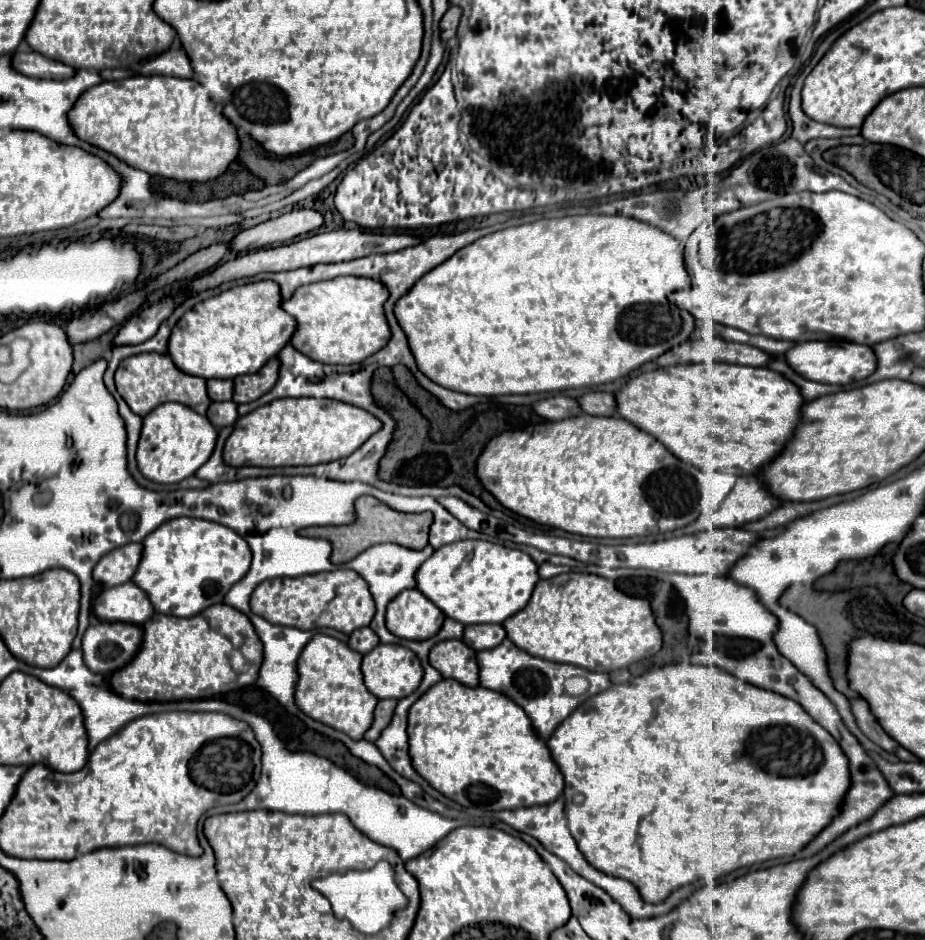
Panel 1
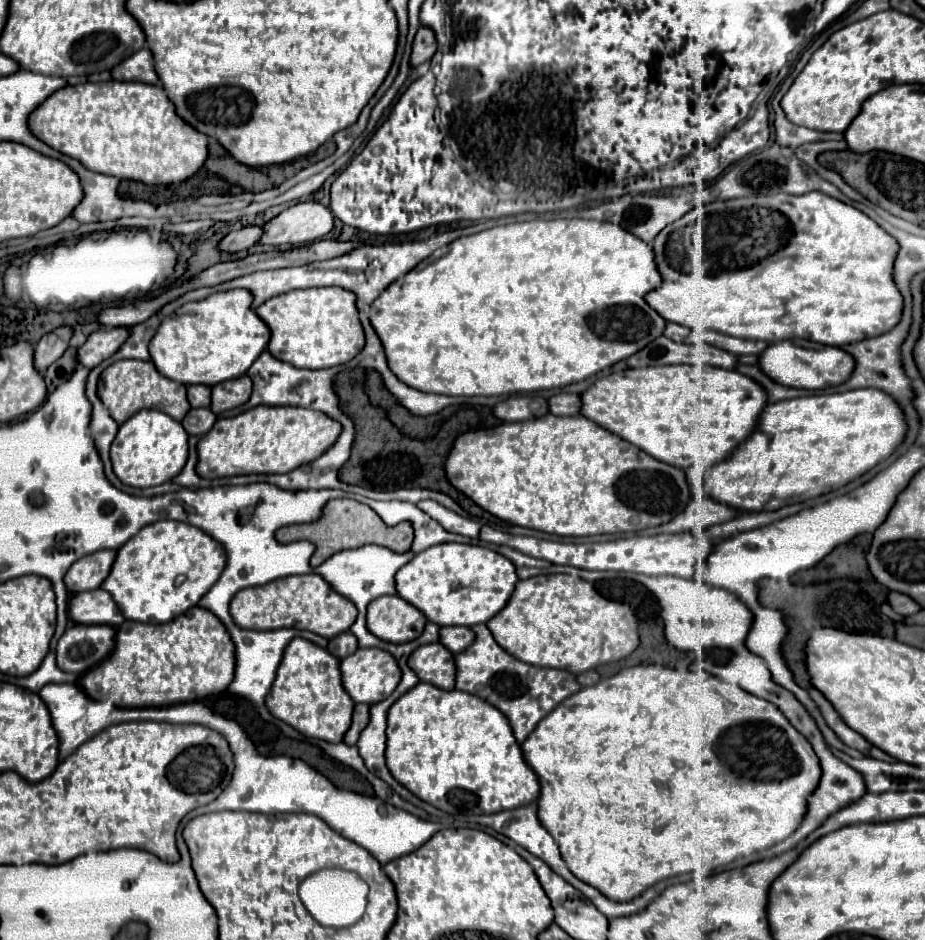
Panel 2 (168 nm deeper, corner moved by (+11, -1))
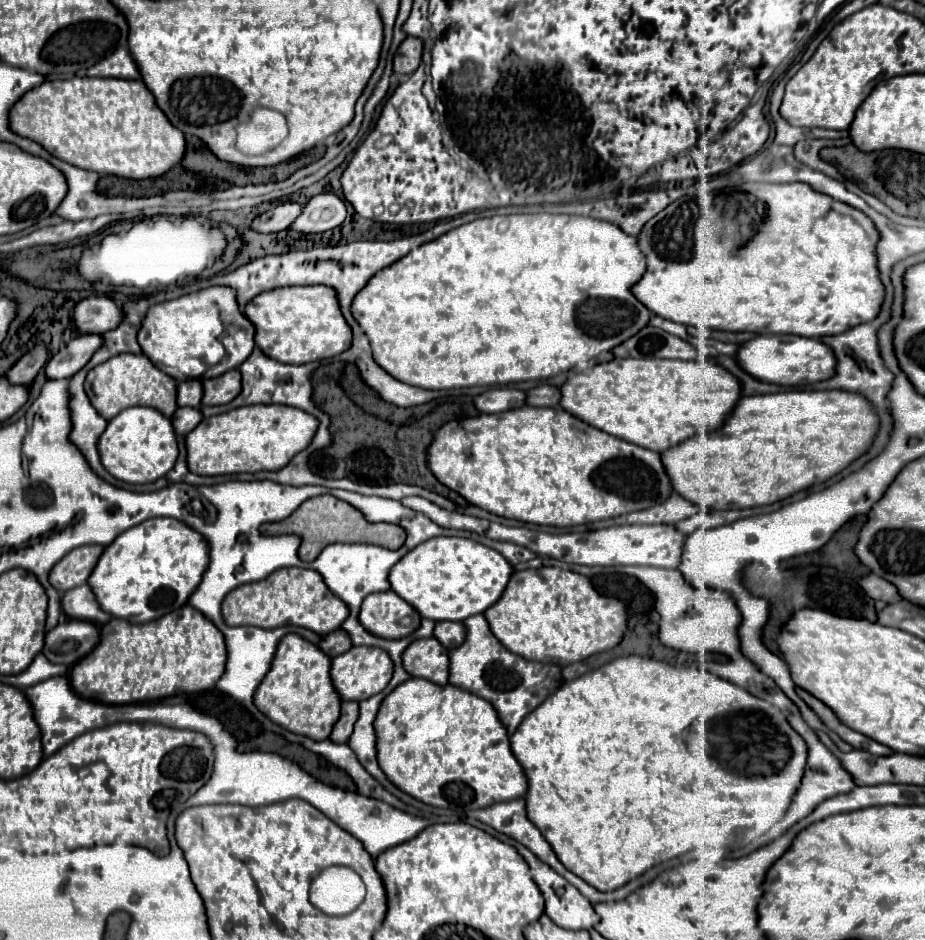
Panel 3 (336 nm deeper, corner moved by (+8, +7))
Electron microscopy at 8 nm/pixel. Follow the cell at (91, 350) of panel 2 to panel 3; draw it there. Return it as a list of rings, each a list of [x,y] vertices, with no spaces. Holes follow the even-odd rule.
[[[88,334],[88,336],[78,336],[68,342],[64,350],[60,350],[56,356],[52,356],[44,368],[48,380],[62,380],[74,376],[90,358],[92,354],[100,348],[102,336]]]

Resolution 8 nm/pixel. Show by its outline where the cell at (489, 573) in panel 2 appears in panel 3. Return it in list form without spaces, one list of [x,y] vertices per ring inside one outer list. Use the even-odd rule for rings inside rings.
[[[432,538],[410,550],[388,574],[390,588],[402,596],[422,618],[440,622],[462,622],[468,616],[482,614],[504,592],[512,566],[496,550],[470,538]]]

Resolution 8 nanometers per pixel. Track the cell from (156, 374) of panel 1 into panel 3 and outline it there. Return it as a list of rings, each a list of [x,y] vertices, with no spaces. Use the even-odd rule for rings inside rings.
[[[118,354],[112,360],[106,360],[104,364],[92,368],[86,376],[84,390],[96,408],[106,420],[116,416],[118,412],[132,408],[132,406],[148,406],[164,414],[166,418],[172,418],[176,412],[176,380],[154,368],[154,364],[144,354]]]

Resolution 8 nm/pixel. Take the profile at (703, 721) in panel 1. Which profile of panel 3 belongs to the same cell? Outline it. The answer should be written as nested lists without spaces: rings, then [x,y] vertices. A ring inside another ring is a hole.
[[[640,656],[616,658],[614,662],[610,662],[610,664],[602,666],[602,668],[598,668],[598,670],[586,672],[584,676],[580,676],[580,678],[576,678],[576,680],[564,682],[552,696],[548,696],[548,700],[544,700],[544,704],[540,704],[540,708],[532,710],[532,712],[520,722],[520,728],[510,736],[510,748],[512,748],[512,754],[516,756],[516,760],[520,762],[522,770],[524,770],[524,774],[526,774],[526,778],[528,778],[528,792],[526,792],[526,816],[528,816],[528,820],[542,832],[542,836],[546,838],[546,842],[552,846],[552,850],[556,852],[556,856],[560,858],[560,862],[562,862],[570,872],[574,872],[574,874],[580,876],[584,882],[588,882],[590,886],[594,886],[596,890],[602,890],[602,892],[616,890],[616,888],[624,886],[626,882],[630,882],[632,878],[636,878],[636,876],[640,876],[642,872],[646,872],[648,868],[652,868],[652,866],[656,866],[656,864],[660,864],[660,862],[666,862],[666,860],[670,860],[670,858],[676,858],[676,856],[680,856],[680,854],[684,854],[684,852],[690,852],[690,850],[698,848],[702,840],[706,840],[708,836],[712,836],[712,834],[718,832],[720,824],[728,824],[728,828],[730,828],[730,840],[728,840],[728,842],[730,842],[732,846],[744,846],[744,844],[752,842],[754,838],[762,836],[764,832],[768,832],[770,826],[774,826],[774,824],[786,814],[786,808],[790,806],[790,800],[792,800],[796,788],[800,786],[800,780],[802,780],[802,774],[804,774],[804,764],[806,764],[806,752],[808,752],[804,740],[792,730],[792,726],[786,722],[786,718],[780,714],[780,710],[778,710],[776,706],[772,706],[770,702],[760,700],[760,698],[756,698],[756,696],[750,696],[750,692],[744,692],[744,690],[742,690],[740,686],[736,686],[736,684],[730,684],[730,682],[726,682],[726,680],[718,680],[718,678],[712,676],[712,674],[704,674],[704,670],[700,670],[700,668],[674,668],[674,666],[666,664],[666,662],[658,662],[658,660],[650,660],[650,658],[640,658]]]

